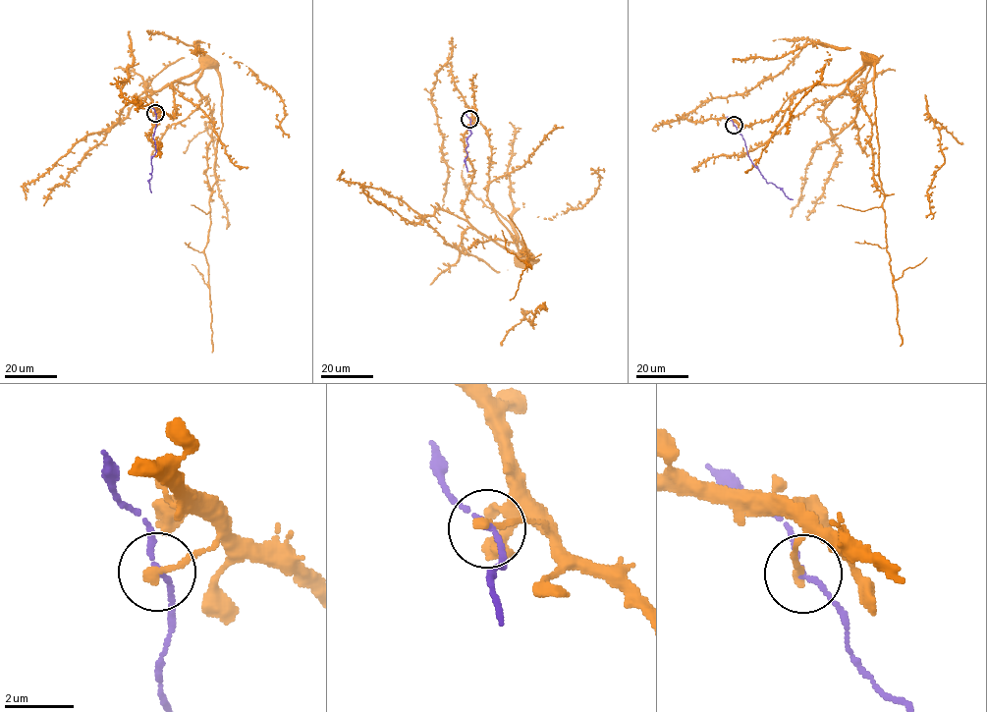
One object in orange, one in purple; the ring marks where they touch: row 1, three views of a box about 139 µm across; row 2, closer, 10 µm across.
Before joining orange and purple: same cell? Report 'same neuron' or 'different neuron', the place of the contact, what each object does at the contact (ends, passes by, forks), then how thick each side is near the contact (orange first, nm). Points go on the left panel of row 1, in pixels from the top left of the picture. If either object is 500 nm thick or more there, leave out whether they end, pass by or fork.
same neuron; place (155, 113); orange ends; purple passes by; calibres 260 and 150 nm

